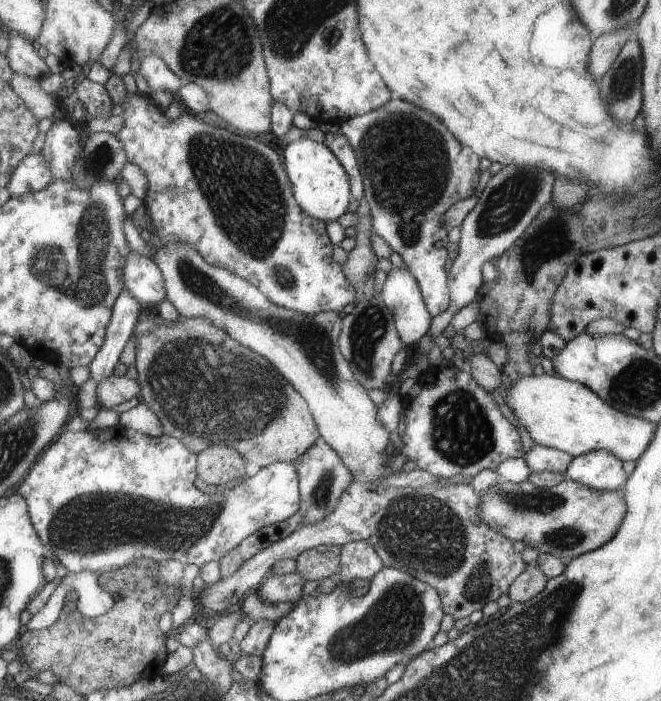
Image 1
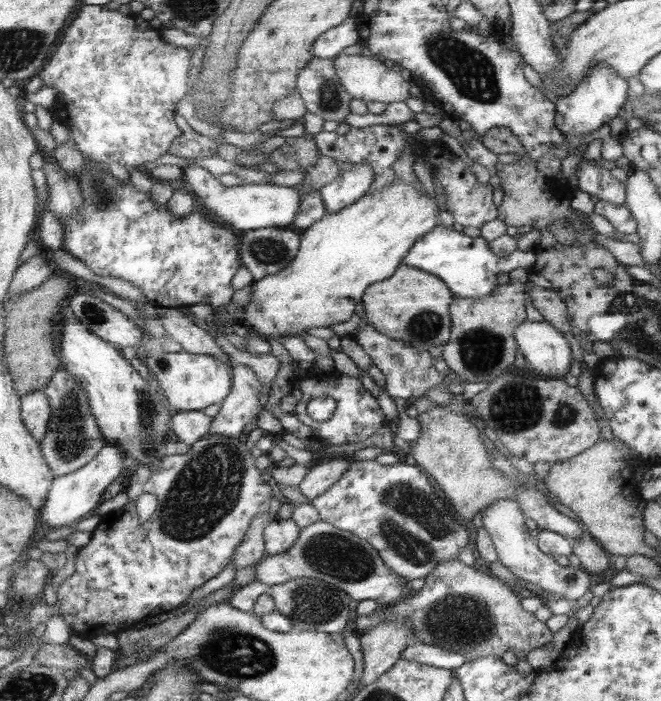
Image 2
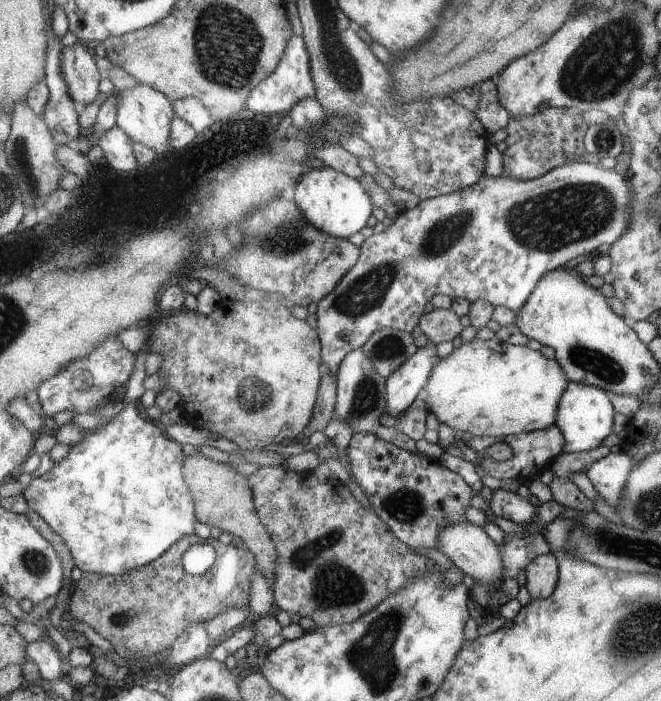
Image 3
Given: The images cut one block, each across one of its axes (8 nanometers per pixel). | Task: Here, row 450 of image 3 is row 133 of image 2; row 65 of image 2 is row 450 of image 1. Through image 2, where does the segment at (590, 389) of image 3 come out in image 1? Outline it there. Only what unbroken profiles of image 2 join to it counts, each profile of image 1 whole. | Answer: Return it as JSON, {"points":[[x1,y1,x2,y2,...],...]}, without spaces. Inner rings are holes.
{"points":[[601,450,575,458,565,476,567,480,577,480,579,484,599,492,621,492,631,478,623,466,625,464,619,456,609,450]]}

